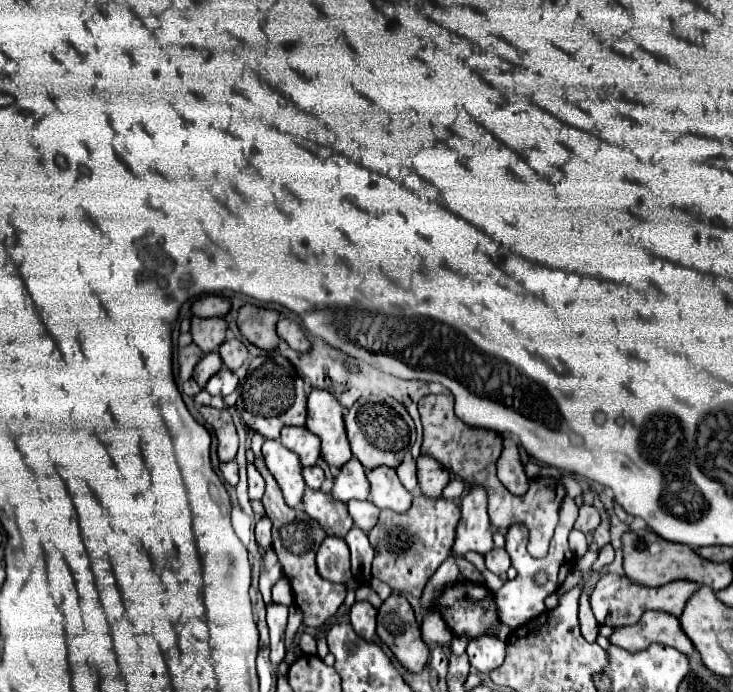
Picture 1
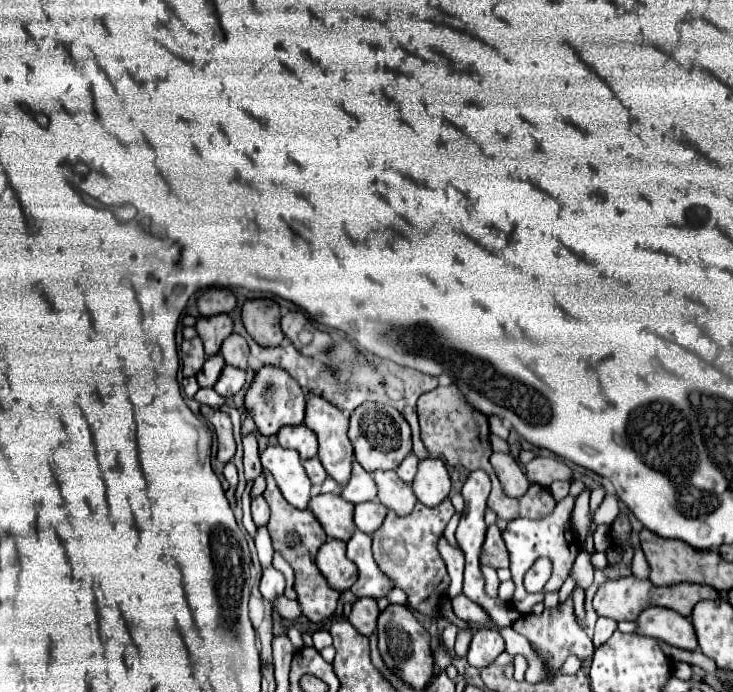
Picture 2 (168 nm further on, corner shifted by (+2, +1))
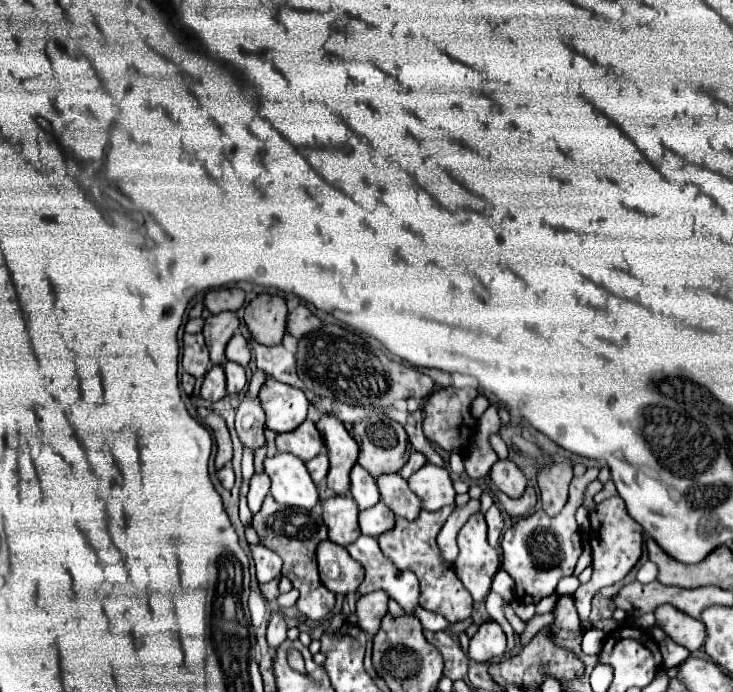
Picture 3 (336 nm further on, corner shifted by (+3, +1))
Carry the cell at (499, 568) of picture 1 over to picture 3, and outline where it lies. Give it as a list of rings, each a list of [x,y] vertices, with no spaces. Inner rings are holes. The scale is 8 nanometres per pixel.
[[[494,503],[484,515],[486,515],[486,523],[488,523],[488,541],[490,541],[492,547],[496,547],[496,549],[500,551],[500,547],[498,547],[498,539],[500,539],[500,533],[502,533],[502,529],[504,529],[502,511],[500,511],[498,505]]]

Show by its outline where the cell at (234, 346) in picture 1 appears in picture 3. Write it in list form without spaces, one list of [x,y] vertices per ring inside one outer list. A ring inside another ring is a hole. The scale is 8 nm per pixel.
[[[236,331],[234,337],[228,341],[226,359],[236,361],[236,363],[240,363],[242,367],[248,365],[248,361],[250,361],[250,349],[248,349],[248,343],[246,343],[246,339],[242,337],[240,331]]]

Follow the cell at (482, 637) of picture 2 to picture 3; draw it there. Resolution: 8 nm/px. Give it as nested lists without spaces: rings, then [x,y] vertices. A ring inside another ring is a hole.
[[[486,621],[470,639],[468,657],[472,661],[488,661],[492,657],[504,655],[504,651],[506,651],[506,635],[502,627],[496,621]]]

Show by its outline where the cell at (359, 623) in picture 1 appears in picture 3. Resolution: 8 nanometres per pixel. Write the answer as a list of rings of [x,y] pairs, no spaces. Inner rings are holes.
[[[374,591],[368,595],[362,595],[356,603],[356,615],[358,615],[358,625],[374,635],[380,629],[382,617],[388,613],[388,595],[384,591]]]

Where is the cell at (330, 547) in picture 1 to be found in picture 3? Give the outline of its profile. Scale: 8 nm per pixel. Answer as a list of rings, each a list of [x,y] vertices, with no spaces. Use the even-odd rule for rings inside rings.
[[[322,541],[316,551],[320,579],[332,593],[354,593],[364,579],[362,565],[350,557],[346,547],[332,541]]]

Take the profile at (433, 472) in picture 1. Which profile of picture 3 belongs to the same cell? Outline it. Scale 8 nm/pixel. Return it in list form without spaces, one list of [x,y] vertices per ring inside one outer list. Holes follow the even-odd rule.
[[[426,463],[408,479],[410,489],[422,499],[422,509],[438,511],[446,505],[454,505],[454,487],[446,467],[436,467]]]

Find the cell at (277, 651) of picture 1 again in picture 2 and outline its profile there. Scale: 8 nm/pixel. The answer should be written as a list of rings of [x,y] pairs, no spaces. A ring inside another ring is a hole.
[[[273,567],[265,569],[259,589],[261,589],[261,595],[271,603],[271,609],[273,609],[273,613],[275,613],[275,611],[277,611],[277,609],[275,609],[275,599],[277,599],[279,595],[283,595],[283,589],[285,589],[285,579],[283,579],[283,575],[281,575],[277,569],[273,569]]]

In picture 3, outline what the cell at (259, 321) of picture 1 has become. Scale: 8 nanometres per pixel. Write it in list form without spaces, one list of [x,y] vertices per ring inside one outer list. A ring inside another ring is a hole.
[[[258,295],[246,305],[244,321],[262,345],[280,345],[286,333],[286,301],[278,295]]]

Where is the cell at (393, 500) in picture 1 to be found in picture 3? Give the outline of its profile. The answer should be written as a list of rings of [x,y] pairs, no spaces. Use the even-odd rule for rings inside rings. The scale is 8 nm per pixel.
[[[396,473],[396,475],[380,475],[378,489],[382,495],[382,501],[398,515],[408,521],[414,521],[418,517],[418,511],[422,509],[422,501],[410,491],[408,483]]]

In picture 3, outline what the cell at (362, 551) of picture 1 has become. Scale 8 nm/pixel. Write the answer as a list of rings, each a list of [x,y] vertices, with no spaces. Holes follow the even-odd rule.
[[[362,535],[346,549],[366,569],[366,579],[358,589],[362,595],[384,589],[392,599],[402,605],[408,615],[416,613],[420,589],[418,579],[412,575],[412,571],[398,571],[394,563],[380,551],[378,541],[374,537]]]

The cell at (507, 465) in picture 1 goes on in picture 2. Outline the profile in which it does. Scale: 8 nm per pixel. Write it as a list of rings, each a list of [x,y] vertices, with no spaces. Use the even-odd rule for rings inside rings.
[[[493,453],[491,465],[509,497],[521,497],[529,489],[529,481],[511,453]]]

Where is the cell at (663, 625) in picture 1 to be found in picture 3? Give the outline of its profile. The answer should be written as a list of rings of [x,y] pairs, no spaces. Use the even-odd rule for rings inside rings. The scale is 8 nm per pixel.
[[[662,605],[654,613],[656,613],[656,621],[664,629],[664,633],[668,637],[672,637],[672,641],[676,641],[678,645],[682,645],[690,651],[696,651],[698,647],[704,645],[706,625],[700,619],[694,619],[670,605]]]

